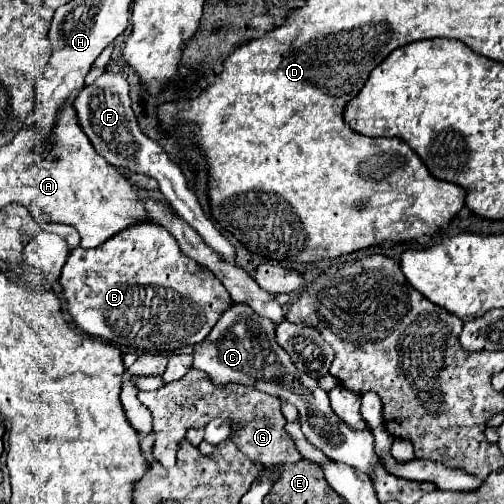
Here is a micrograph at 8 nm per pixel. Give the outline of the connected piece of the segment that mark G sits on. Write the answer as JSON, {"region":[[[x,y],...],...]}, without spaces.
{"region":[[[190,367],[188,373],[172,383],[164,383],[156,391],[140,391],[138,399],[146,405],[154,417],[154,447],[152,455],[164,469],[172,469],[176,463],[176,451],[184,441],[190,429],[202,429],[216,417],[226,417],[232,421],[232,435],[230,441],[252,461],[260,465],[274,465],[274,463],[294,463],[302,459],[298,453],[292,437],[286,433],[284,425],[286,419],[280,411],[280,399],[274,395],[266,395],[254,387],[226,383],[216,385],[204,375],[204,371],[196,371]]]}

